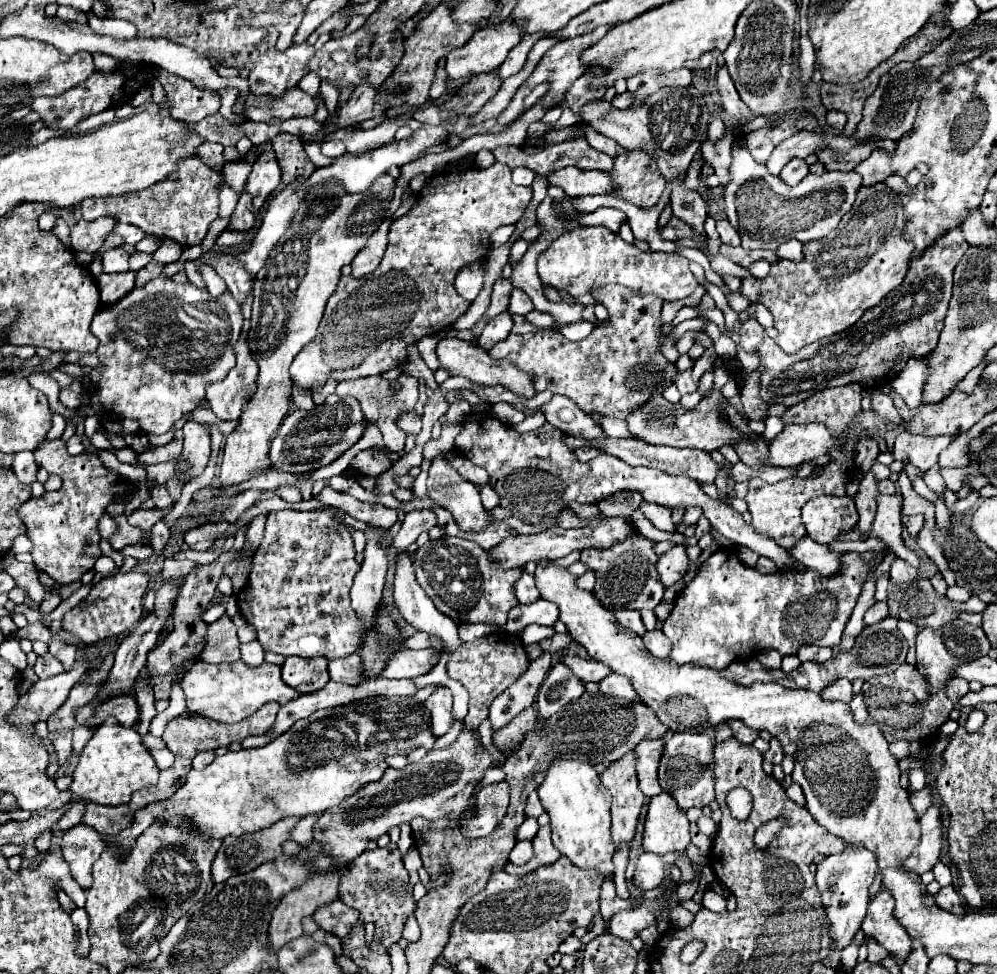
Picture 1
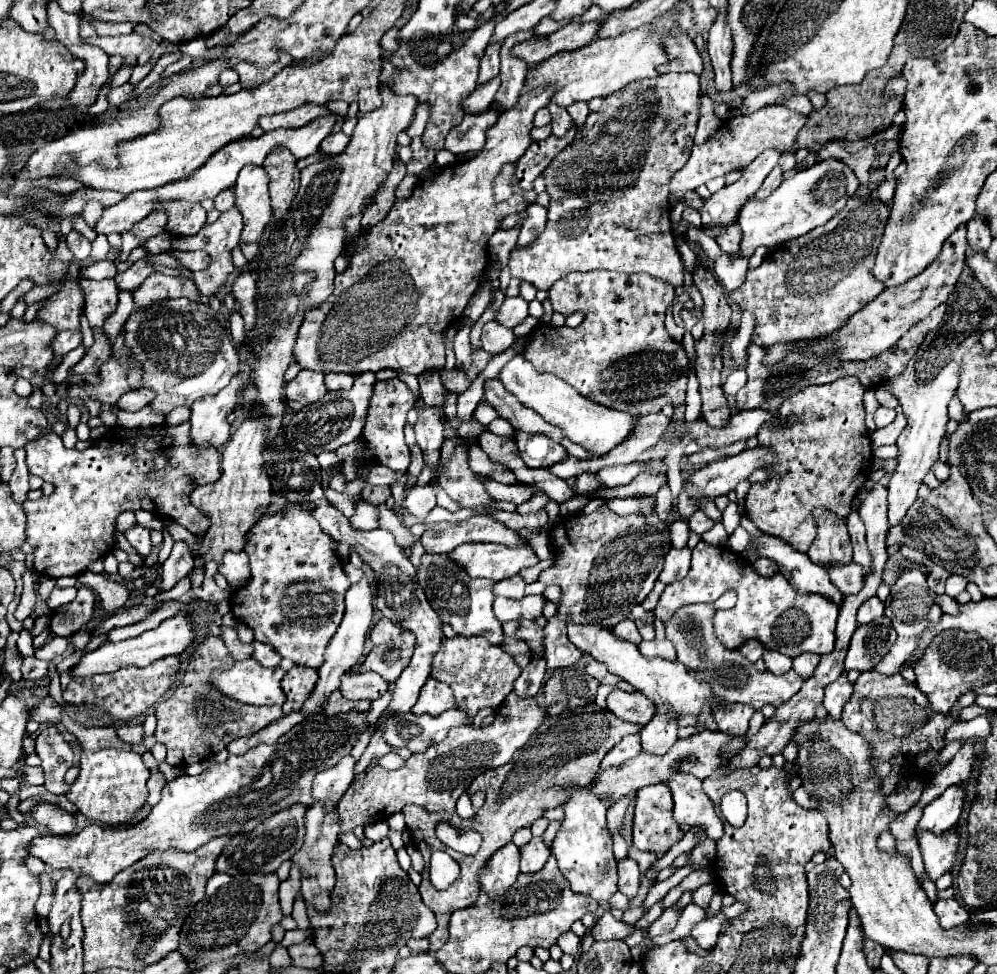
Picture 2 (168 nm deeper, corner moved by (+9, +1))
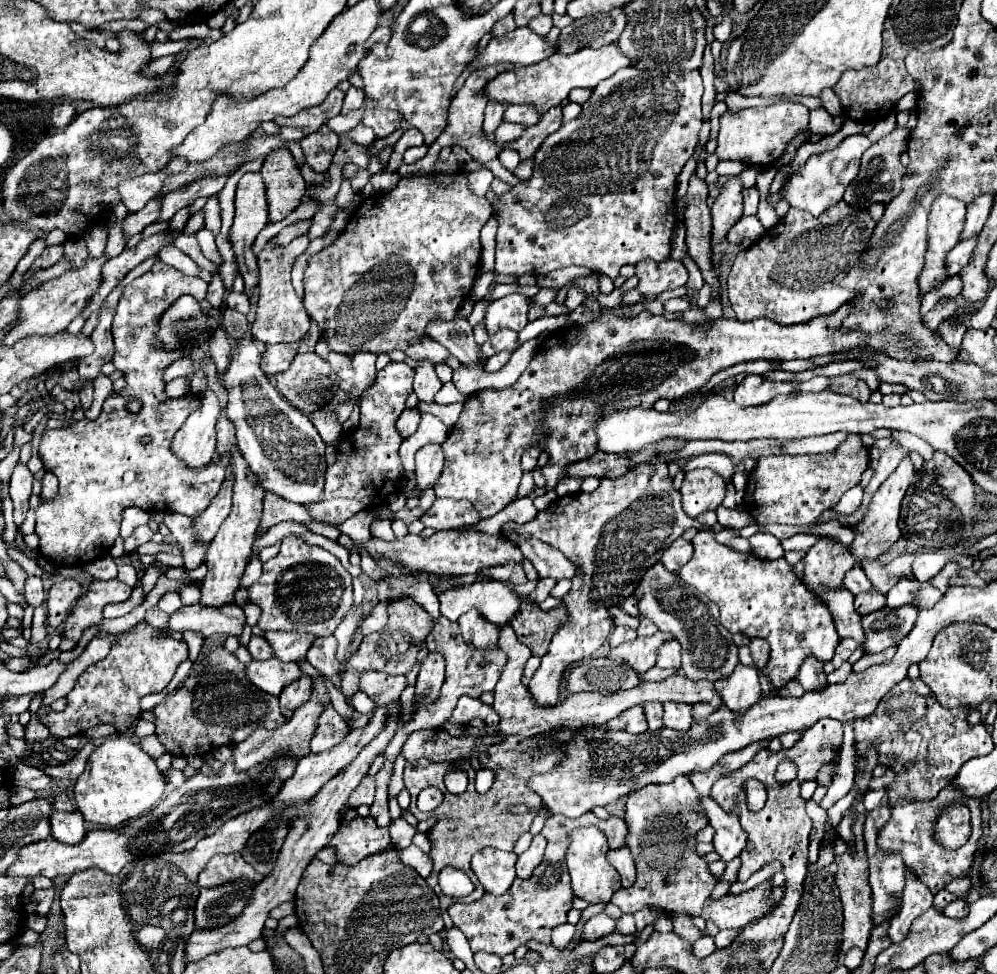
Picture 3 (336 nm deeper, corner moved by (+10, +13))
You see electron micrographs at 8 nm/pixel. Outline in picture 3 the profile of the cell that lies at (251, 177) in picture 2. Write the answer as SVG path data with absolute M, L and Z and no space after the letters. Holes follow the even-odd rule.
M247 172L239 184L237 184L237 194L235 194L235 222L231 226L231 246L233 246L233 254L237 258L239 264L239 274L245 280L245 292L251 294L251 288L257 284L257 258L251 252L251 246L257 238L257 234L261 232L261 228L269 222L269 208L267 208L267 198L265 198L265 182L261 178L259 172Z

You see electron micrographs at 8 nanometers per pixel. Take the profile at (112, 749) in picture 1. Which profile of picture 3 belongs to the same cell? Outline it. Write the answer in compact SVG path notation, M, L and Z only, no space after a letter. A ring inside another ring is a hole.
M113 736L101 742L89 756L85 772L77 778L73 788L77 810L85 820L103 828L117 828L127 820L147 814L165 792L165 782L155 766L155 760L133 744L127 736Z

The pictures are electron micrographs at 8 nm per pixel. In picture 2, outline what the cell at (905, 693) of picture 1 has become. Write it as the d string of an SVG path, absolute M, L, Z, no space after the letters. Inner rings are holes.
M862 672L854 682L854 694L846 702L842 712L842 722L850 732L858 732L870 742L874 764L890 762L900 768L906 776L922 776L932 770L938 752L946 746L946 730L958 722L960 710L972 706L976 700L974 692L964 694L948 714L938 714L932 710L928 698L918 690L916 684L906 682L900 674L884 676L876 672Z

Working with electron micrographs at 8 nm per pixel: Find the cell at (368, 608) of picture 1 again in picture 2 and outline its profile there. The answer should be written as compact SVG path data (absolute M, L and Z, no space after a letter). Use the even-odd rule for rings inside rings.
M364 578L362 582L354 584L348 592L346 592L346 612L344 612L344 620L338 628L338 632L334 634L334 638L330 640L328 648L326 648L326 654L324 654L324 664L318 668L318 686L314 686L310 698L304 702L304 714L310 718L310 716L316 716L322 712L324 704L326 704L326 698L338 690L340 686L340 680L342 680L342 674L348 674L352 670L352 666L358 662L358 658L362 656L362 648L364 648L364 640L366 640L366 634L370 630L370 624L372 624L372 592L370 592L370 586L368 586L368 580Z

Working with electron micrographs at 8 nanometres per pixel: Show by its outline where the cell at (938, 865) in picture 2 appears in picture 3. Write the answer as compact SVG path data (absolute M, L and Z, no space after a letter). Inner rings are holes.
M947 786L945 790L941 790L937 800L929 800L929 802L901 802L901 806L893 806L891 808L891 818L885 824L885 830L881 830L877 842L885 850L889 850L889 852L901 852L905 866L911 868L929 886L929 890L933 894L937 894L937 890L945 888L945 882L949 882L949 878L967 874L967 870L971 866L973 852L977 848L979 836L981 836L981 806L979 806L979 800L977 798L965 798L959 790L953 790L951 786ZM941 798L949 798L949 804L953 802L953 798L961 798L963 804L967 808L971 808L971 836L969 836L967 844L957 848L957 850L945 850L937 842L937 838L935 838L933 826L937 822L937 814L941 814L941 808L945 806L945 802Z

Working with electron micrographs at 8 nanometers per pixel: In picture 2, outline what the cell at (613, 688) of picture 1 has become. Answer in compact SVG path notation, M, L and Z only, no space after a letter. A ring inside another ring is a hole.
M618 688L608 696L608 710L618 718L640 726L646 726L646 722L650 722L650 718L656 714L656 706L642 692L628 694Z

